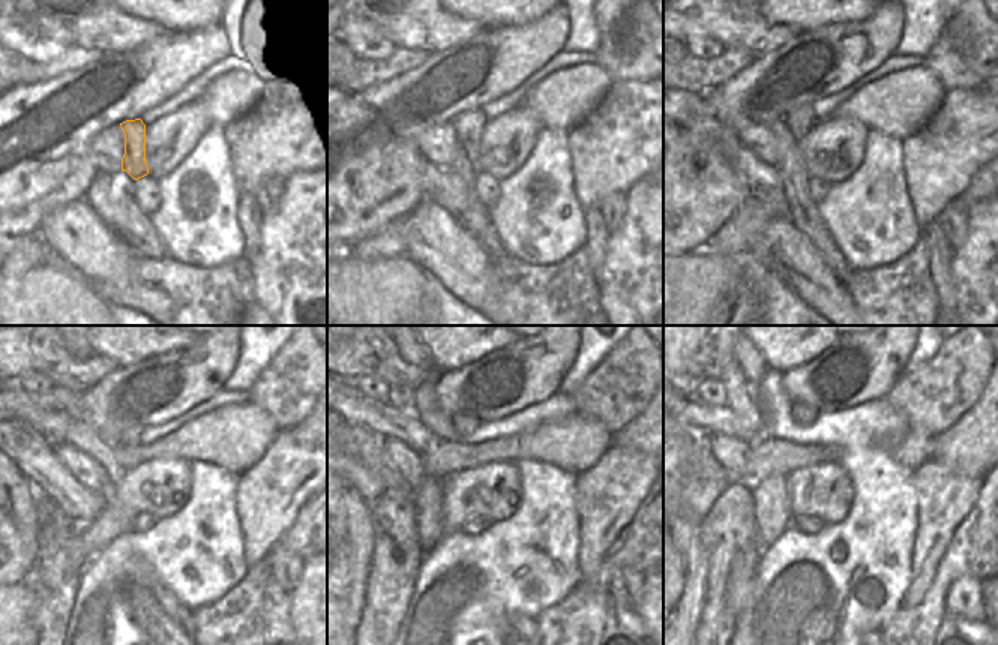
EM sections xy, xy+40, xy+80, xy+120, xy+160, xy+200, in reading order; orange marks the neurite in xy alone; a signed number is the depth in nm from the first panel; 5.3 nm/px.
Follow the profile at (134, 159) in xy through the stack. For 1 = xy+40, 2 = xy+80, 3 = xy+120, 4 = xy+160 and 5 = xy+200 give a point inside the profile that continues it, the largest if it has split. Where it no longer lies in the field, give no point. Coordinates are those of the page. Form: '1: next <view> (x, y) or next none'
1: next xy+40 (468, 126)
2: next xy+80 (802, 119)
3: next xy+120 (131, 438)
4: next xy+160 (464, 423)
5: next xy+200 (803, 414)

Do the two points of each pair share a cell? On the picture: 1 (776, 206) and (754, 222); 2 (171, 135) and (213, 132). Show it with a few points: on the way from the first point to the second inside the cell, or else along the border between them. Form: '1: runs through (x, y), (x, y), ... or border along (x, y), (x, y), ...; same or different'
1: runs through (770, 206), (760, 216); same
2: border along (210, 125), (185, 161); different

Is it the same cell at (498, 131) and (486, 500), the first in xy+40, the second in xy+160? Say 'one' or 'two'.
one

